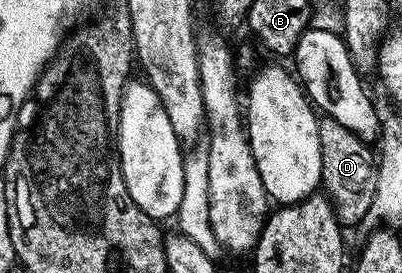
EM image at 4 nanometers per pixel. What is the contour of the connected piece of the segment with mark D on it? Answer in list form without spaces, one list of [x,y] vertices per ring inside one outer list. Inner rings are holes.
[[[328,117],[318,118],[317,132],[321,146],[321,181],[324,194],[342,228],[349,229],[358,223],[364,224],[367,213],[371,209],[371,201],[375,201],[375,166],[374,152],[351,129],[339,125],[339,121]]]

